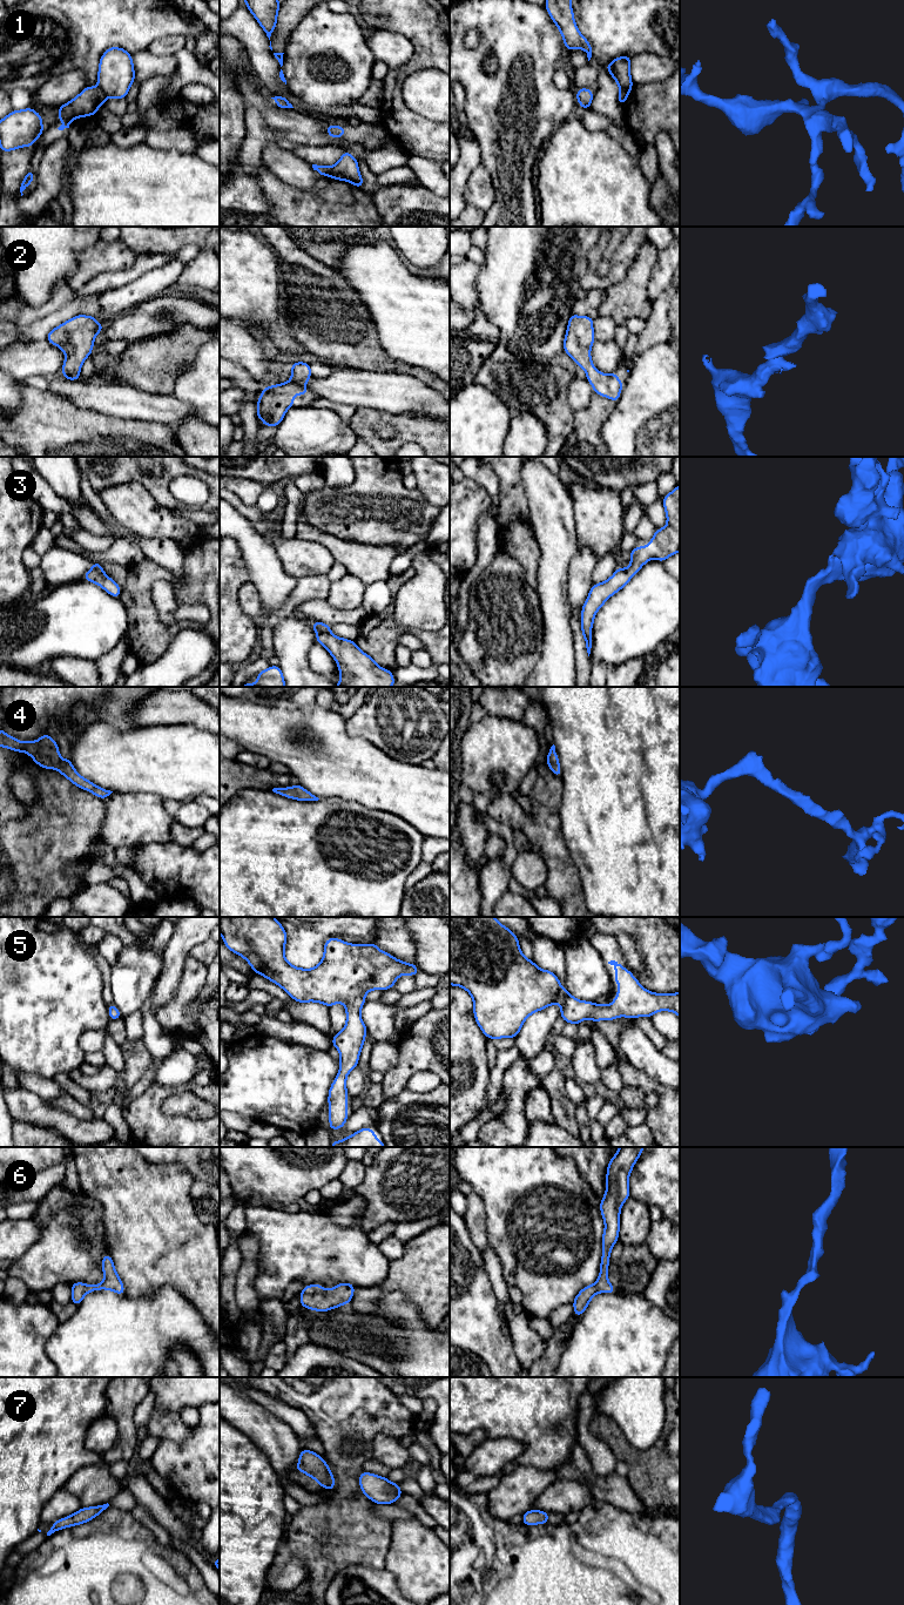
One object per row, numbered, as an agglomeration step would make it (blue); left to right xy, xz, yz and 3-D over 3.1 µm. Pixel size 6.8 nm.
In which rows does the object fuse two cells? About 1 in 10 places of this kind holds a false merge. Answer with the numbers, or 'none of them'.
1

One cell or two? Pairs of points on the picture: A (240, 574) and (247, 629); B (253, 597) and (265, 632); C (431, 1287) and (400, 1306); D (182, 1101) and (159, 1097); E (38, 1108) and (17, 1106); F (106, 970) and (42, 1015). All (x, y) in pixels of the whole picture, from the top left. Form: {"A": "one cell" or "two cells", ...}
{"A": "one cell", "B": "one cell", "C": "two cells", "D": "two cells", "E": "one cell", "F": "two cells"}

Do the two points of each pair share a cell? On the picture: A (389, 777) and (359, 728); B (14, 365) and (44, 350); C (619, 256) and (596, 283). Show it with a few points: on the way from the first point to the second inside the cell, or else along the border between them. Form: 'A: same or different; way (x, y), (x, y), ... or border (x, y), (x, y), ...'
A: different; border (344, 723), (351, 736), (364, 737), (390, 755)
B: same; way (21, 361), (36, 357)
C: same; way (619, 264), (618, 270), (605, 282)

